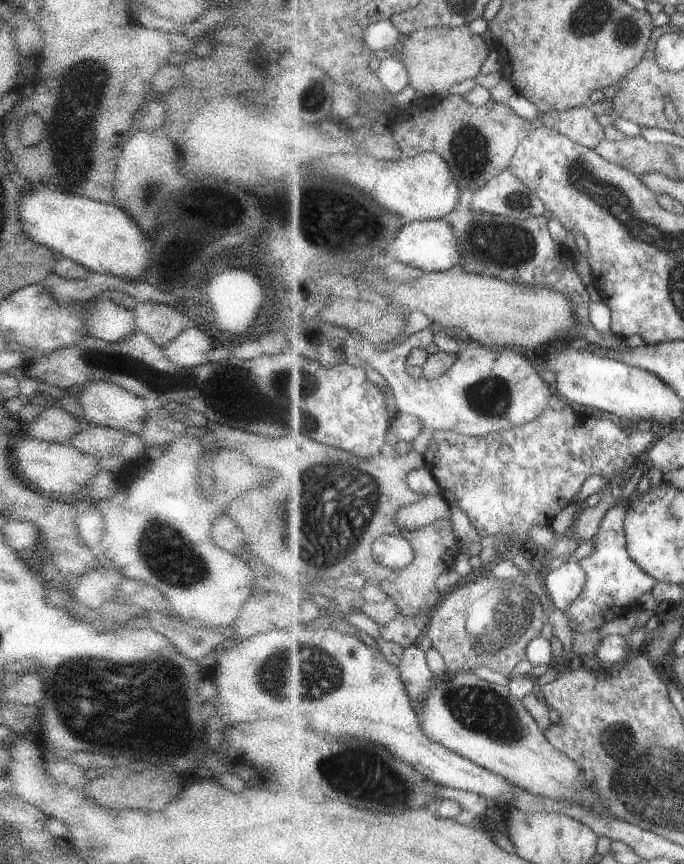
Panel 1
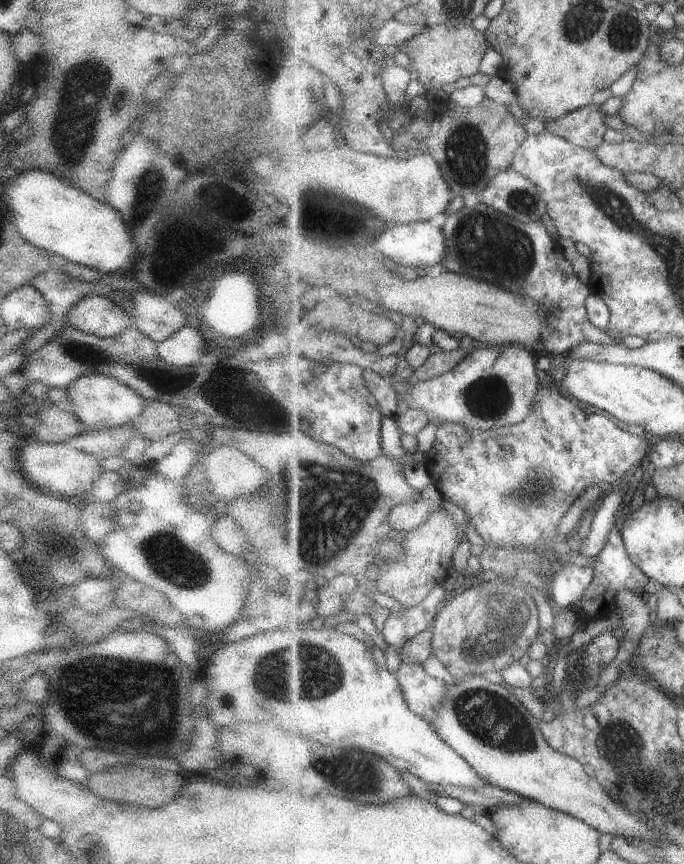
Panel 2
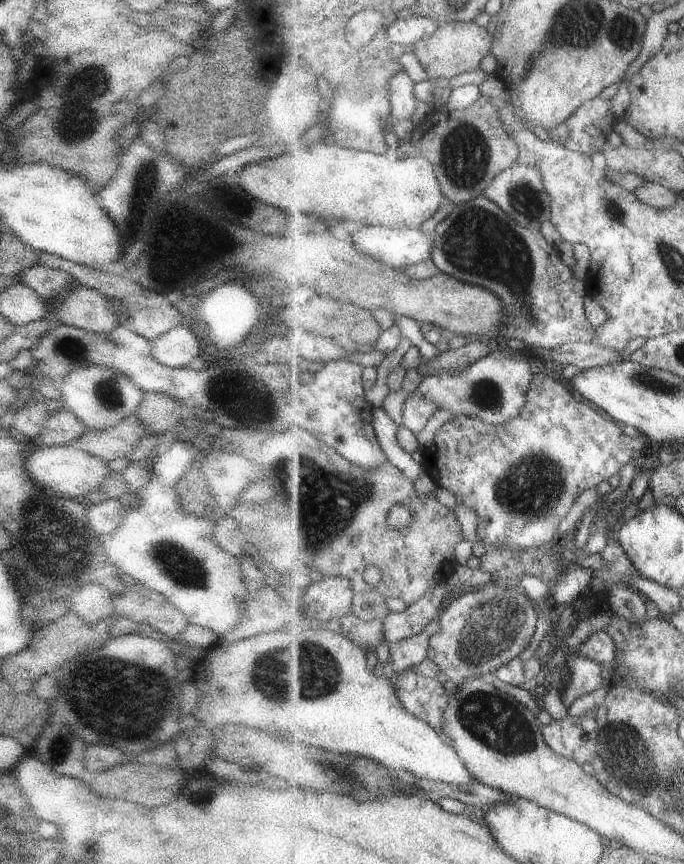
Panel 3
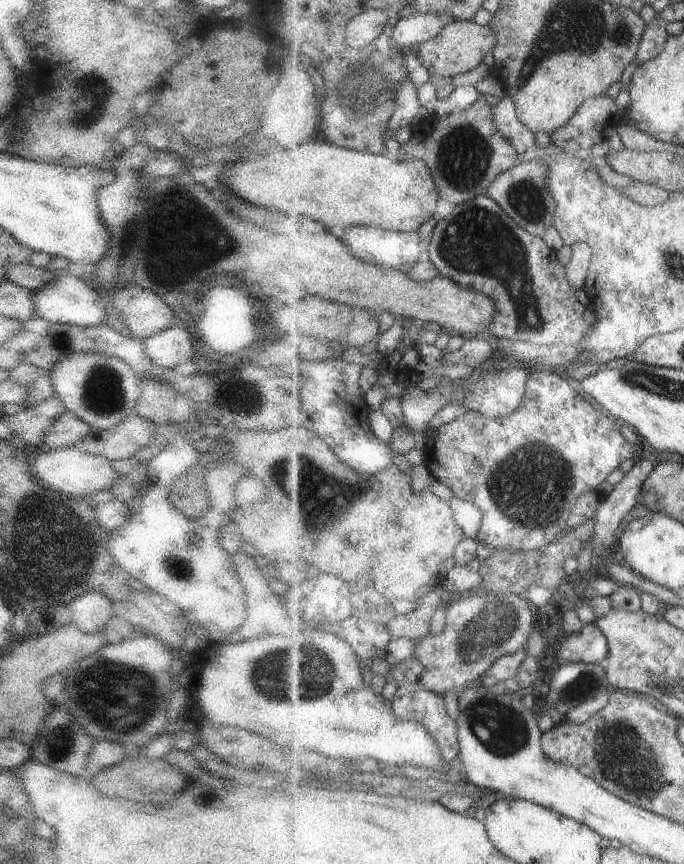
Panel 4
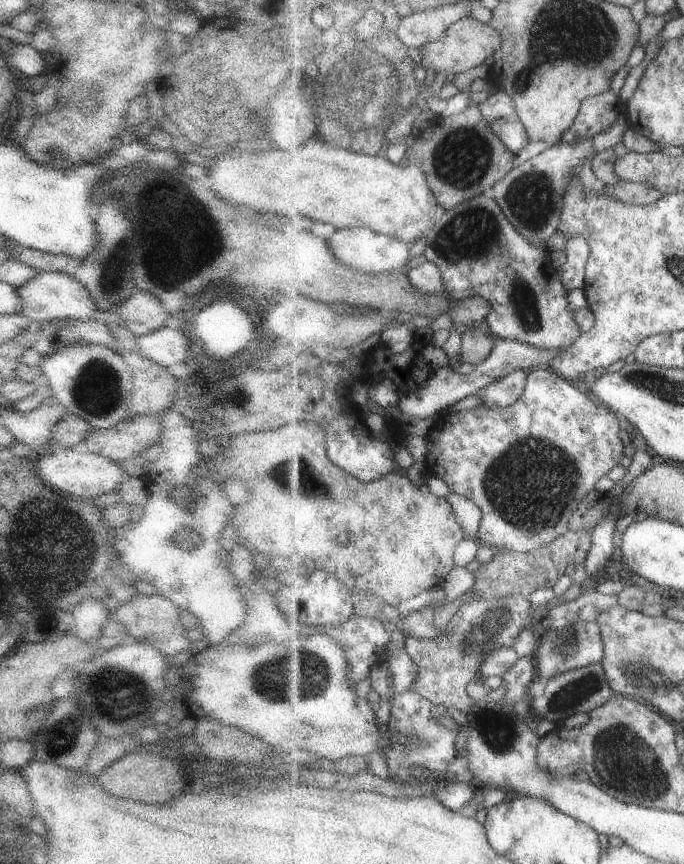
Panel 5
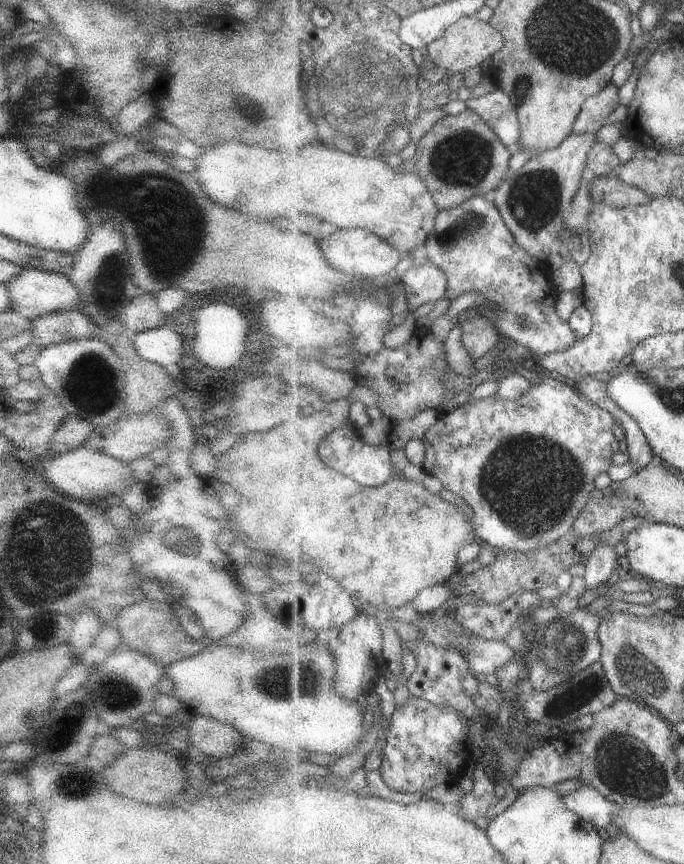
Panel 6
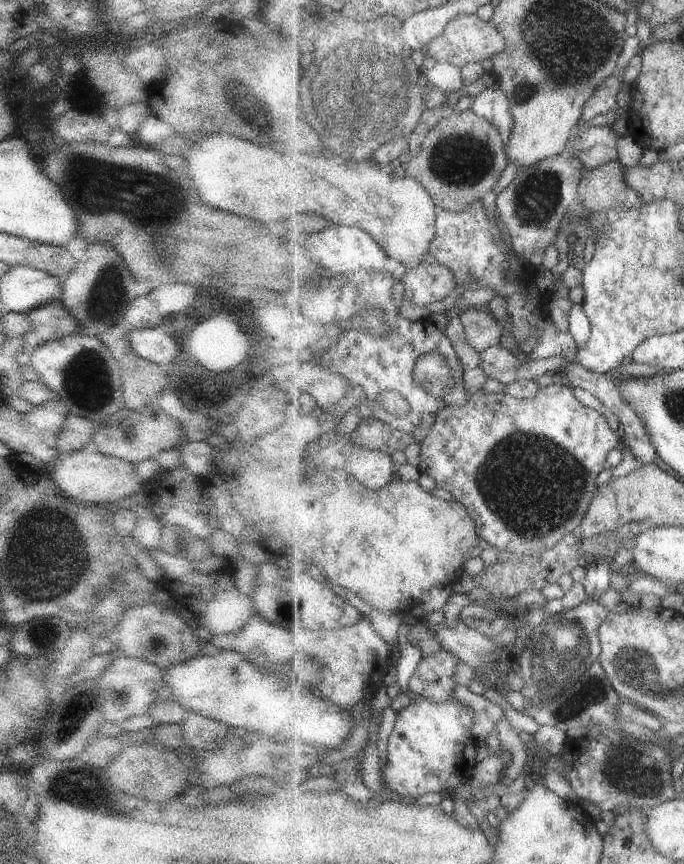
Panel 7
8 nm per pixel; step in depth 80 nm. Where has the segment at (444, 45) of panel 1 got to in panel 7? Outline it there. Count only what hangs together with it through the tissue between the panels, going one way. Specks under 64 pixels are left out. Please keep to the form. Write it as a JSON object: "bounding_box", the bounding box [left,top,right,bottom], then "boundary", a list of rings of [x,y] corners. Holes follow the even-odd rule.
{"bounding_box":[425,14,506,68],"boundary":[[[460,14],[451,20],[443,34],[434,38],[425,48],[437,63],[451,63],[463,68],[502,53],[506,49],[506,37],[502,31],[497,30],[489,21],[481,20],[477,14]]]}

